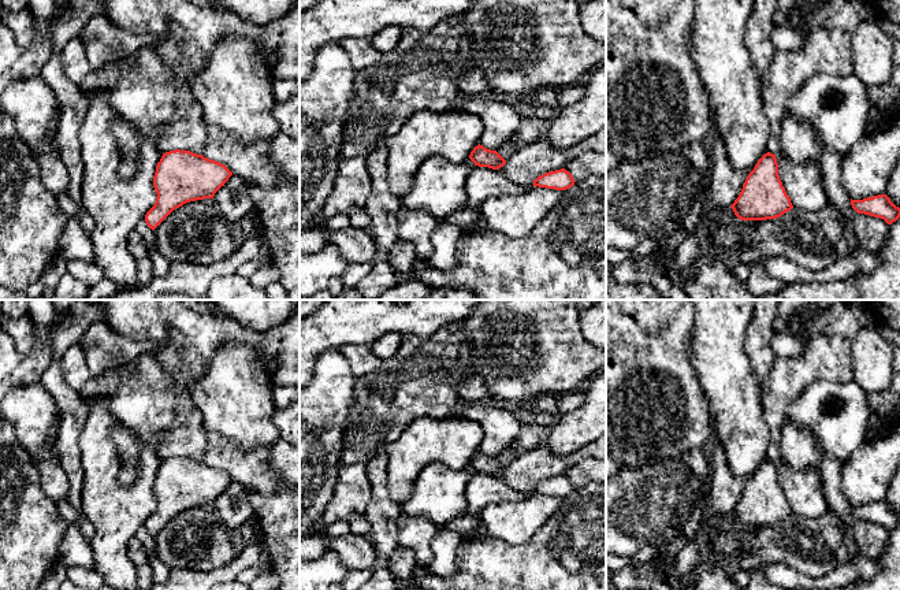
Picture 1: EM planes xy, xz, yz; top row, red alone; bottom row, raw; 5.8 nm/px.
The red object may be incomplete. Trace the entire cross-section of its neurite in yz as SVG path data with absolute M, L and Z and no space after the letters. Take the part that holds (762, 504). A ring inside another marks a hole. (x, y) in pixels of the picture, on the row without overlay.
M767 459L758 467L730 515L741 527L776 526L793 515L780 487L776 461Z

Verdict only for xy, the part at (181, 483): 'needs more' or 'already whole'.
already whole

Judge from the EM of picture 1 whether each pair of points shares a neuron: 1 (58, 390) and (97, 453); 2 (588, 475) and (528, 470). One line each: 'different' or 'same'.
1: different
2: different

